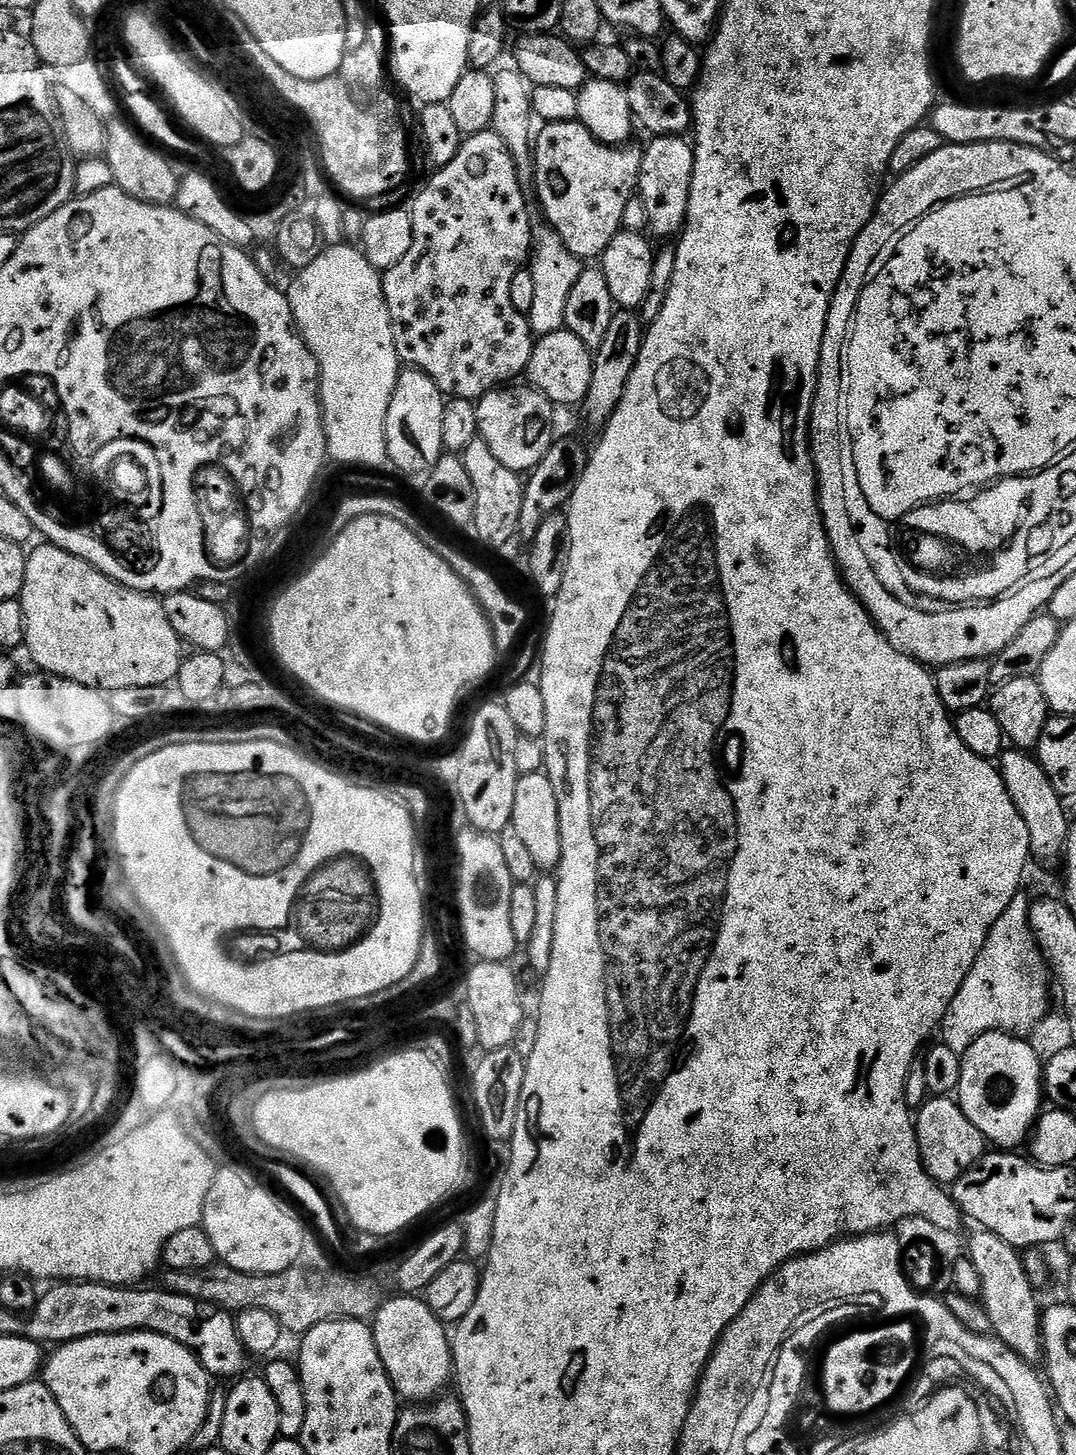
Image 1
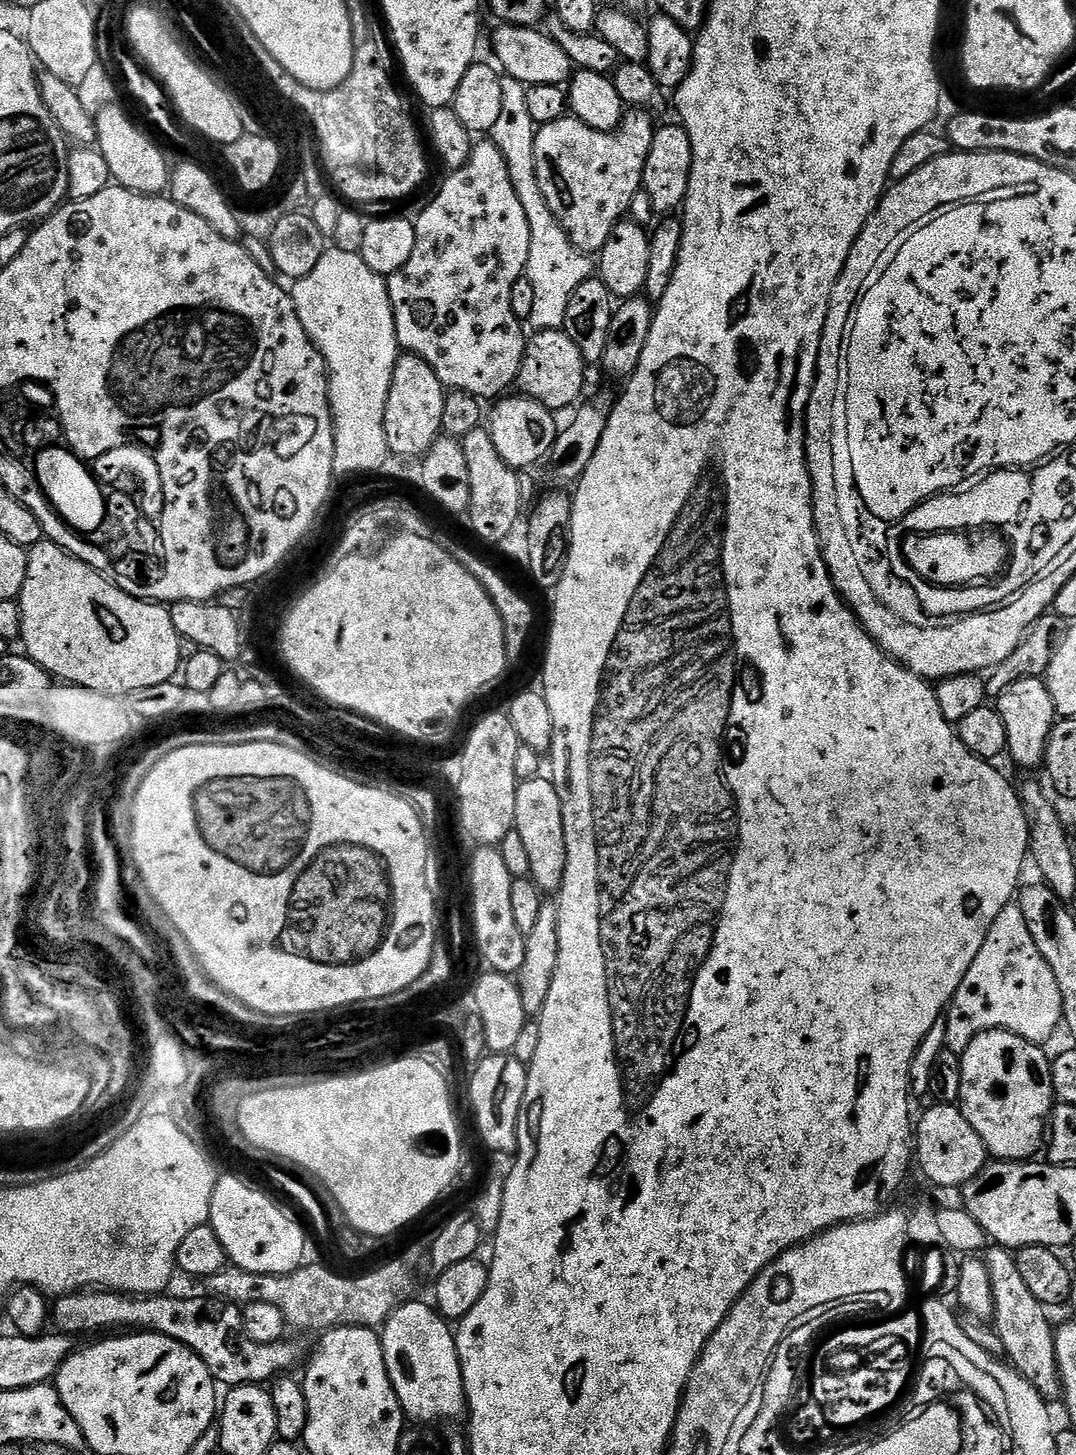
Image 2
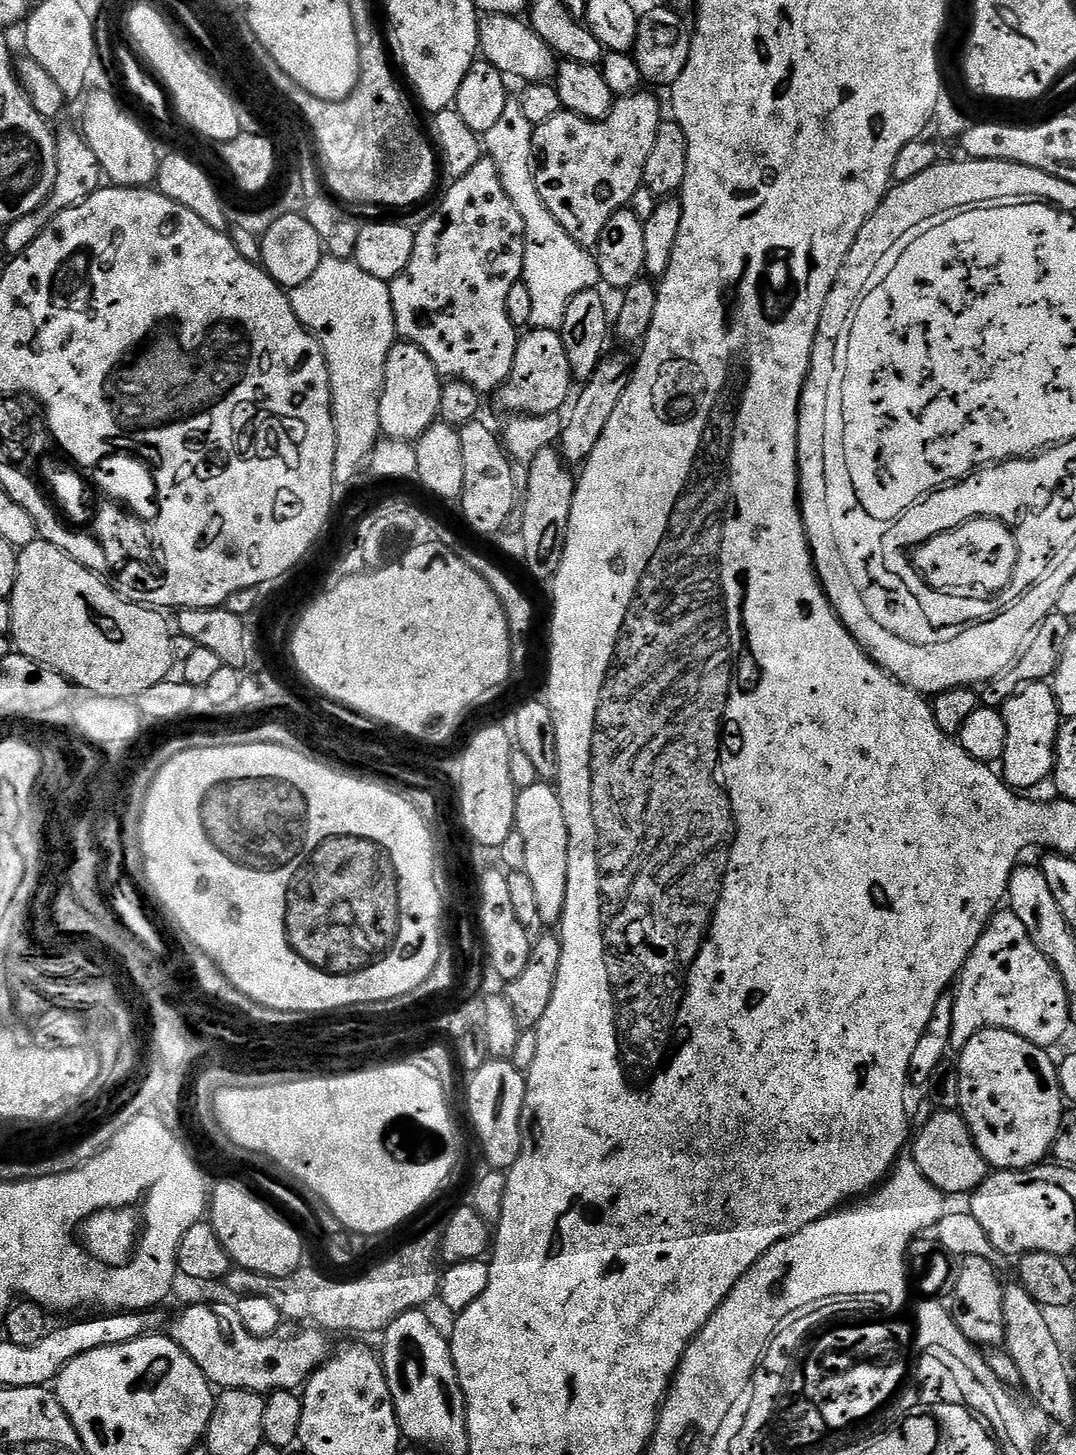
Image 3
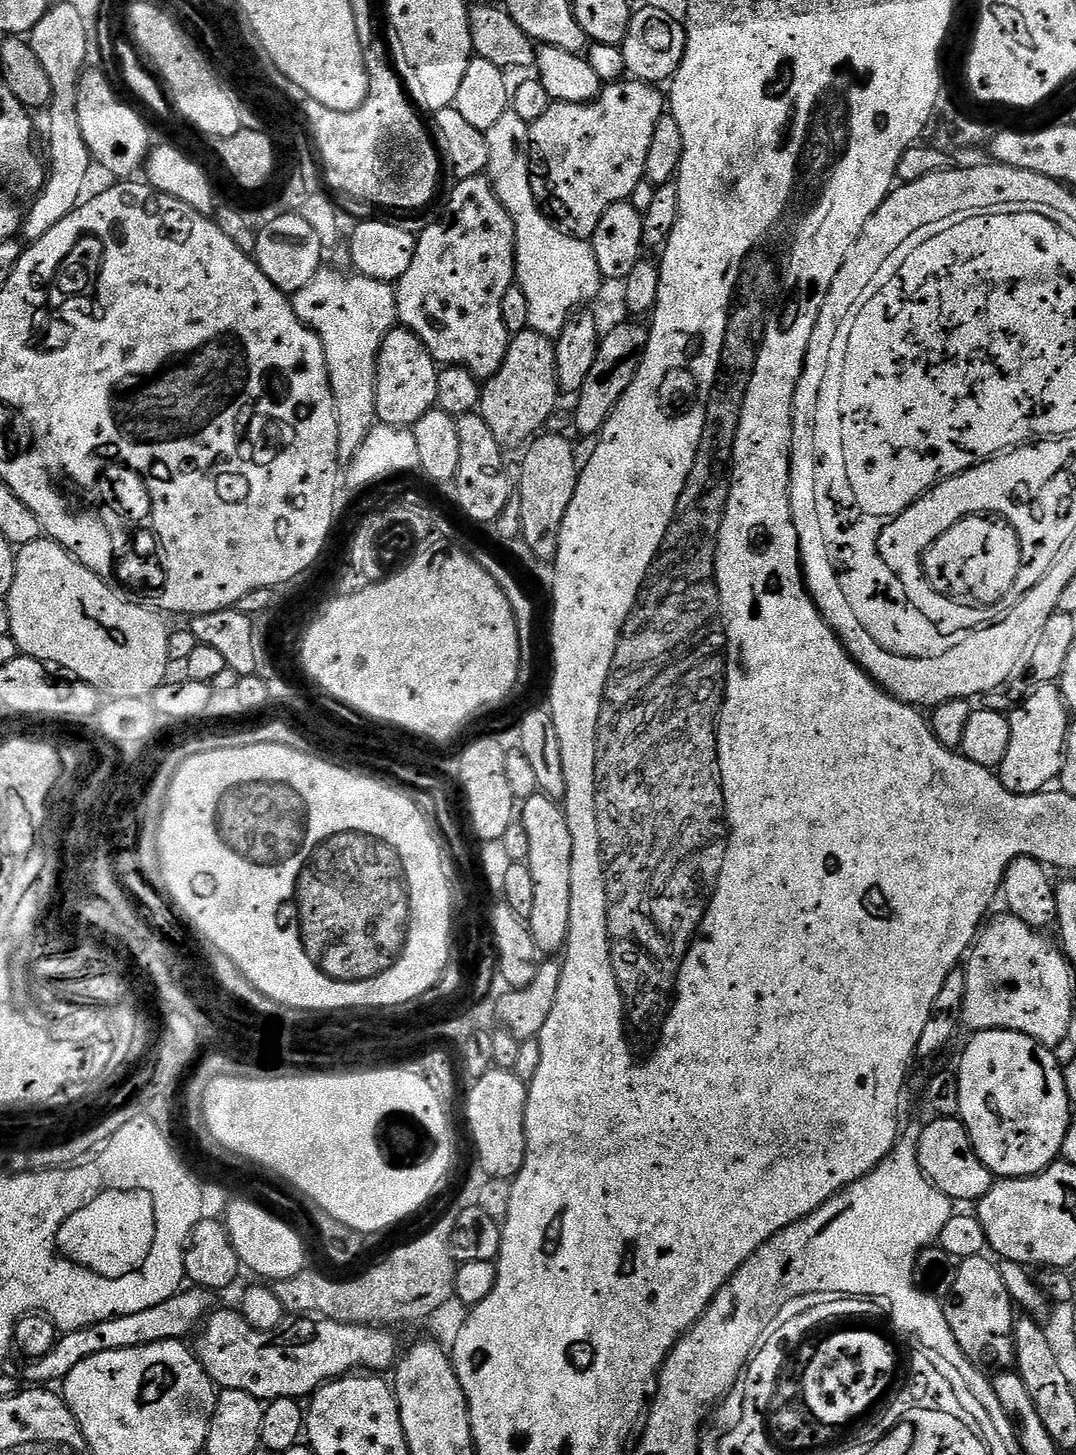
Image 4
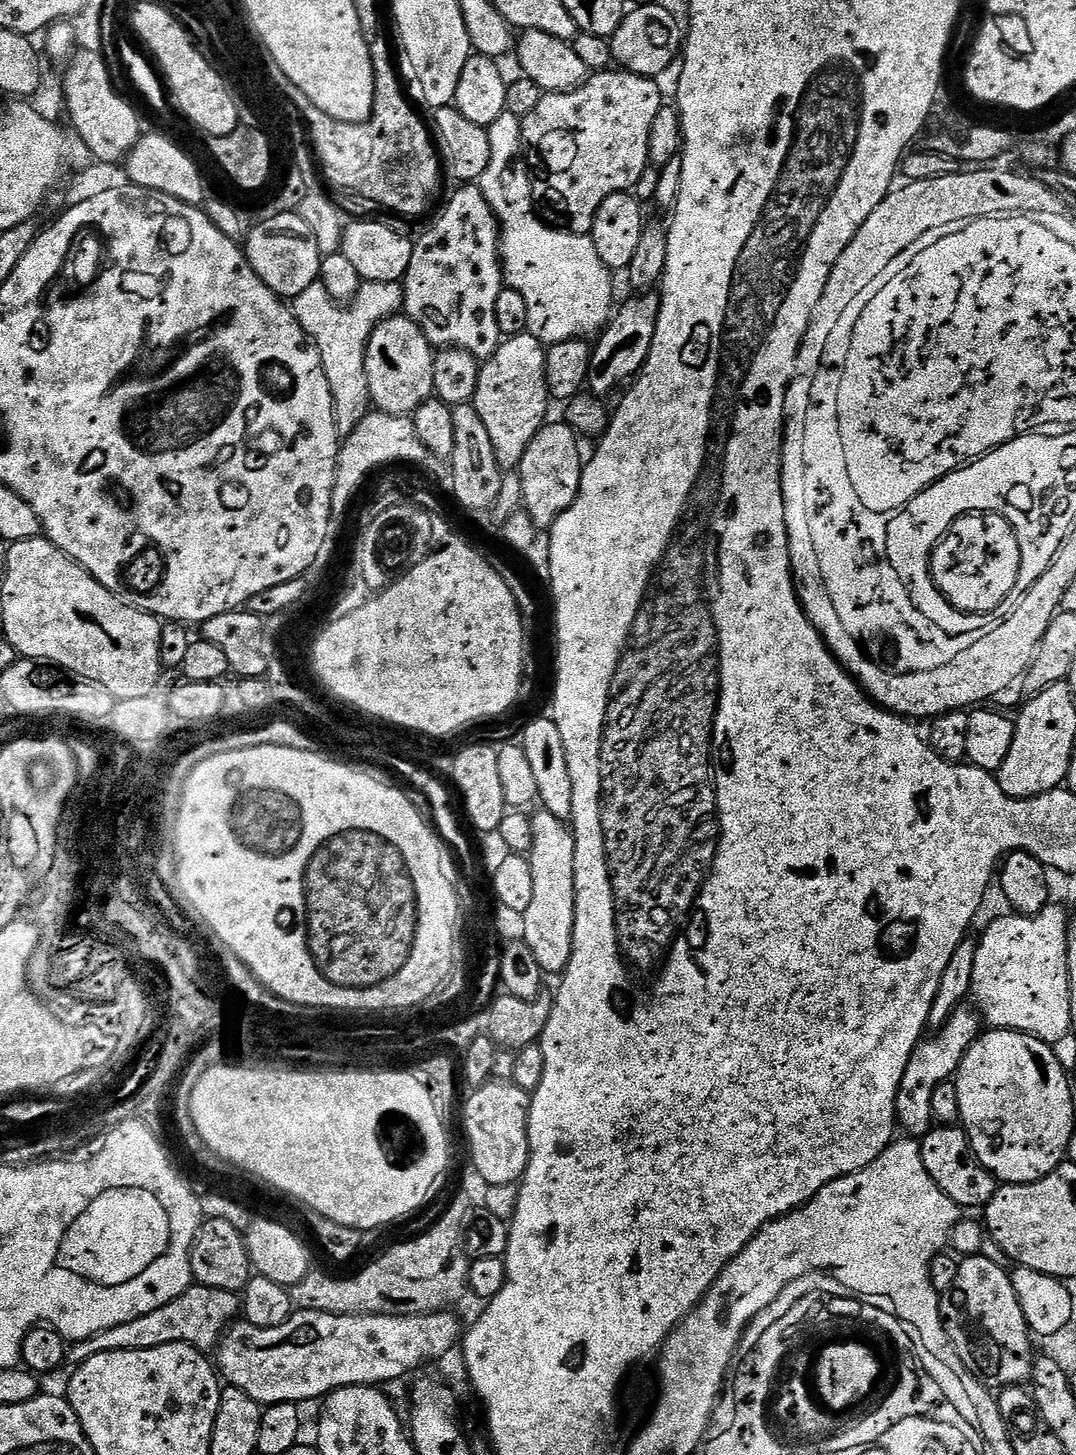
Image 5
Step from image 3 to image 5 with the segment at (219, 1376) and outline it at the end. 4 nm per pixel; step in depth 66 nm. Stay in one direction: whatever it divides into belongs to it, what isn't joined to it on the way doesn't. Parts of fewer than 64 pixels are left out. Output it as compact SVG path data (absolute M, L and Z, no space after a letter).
M296 1310L282 1326L273 1328L236 1322L220 1339L214 1364L231 1387L250 1394L262 1406L300 1406L303 1400L319 1401L337 1388L385 1386L431 1360L442 1359L462 1340L462 1327L450 1313L441 1310L427 1316L335 1316Z

